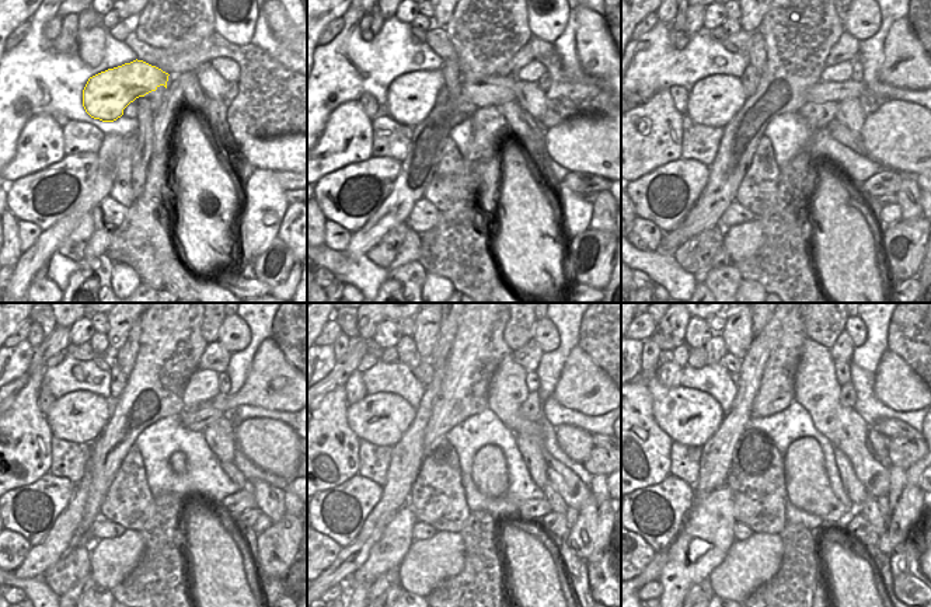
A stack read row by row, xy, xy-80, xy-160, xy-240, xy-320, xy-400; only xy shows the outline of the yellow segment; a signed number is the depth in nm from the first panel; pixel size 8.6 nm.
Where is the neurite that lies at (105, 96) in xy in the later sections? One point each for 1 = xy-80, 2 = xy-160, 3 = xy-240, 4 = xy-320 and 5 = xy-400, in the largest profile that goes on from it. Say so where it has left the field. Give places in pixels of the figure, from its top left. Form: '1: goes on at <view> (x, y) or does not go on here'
1: goes on at xy-80 (411, 97)
2: goes on at xy-160 (712, 101)
3: goes on at xy-240 (80, 417)
4: goes on at xy-320 (382, 418)
5: goes on at xy-400 (690, 417)

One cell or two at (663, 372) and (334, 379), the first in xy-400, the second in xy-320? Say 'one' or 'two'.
two

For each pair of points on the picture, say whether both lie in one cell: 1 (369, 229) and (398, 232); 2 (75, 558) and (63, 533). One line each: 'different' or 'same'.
1: different
2: different

